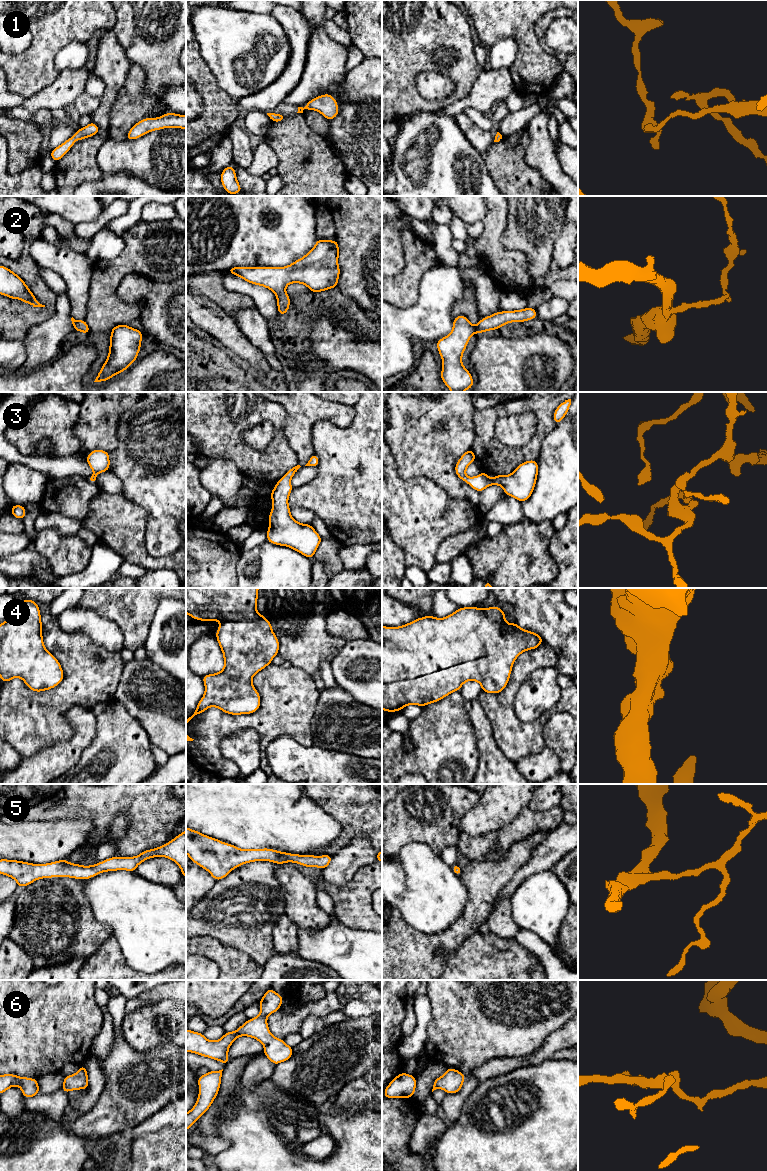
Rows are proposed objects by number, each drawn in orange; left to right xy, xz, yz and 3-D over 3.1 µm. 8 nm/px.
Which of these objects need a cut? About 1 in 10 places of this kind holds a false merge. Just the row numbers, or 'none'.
none

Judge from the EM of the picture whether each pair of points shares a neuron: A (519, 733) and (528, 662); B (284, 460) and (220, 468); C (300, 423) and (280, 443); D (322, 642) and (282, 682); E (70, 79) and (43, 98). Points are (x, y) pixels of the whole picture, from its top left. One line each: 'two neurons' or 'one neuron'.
A: one neuron
B: two neurons
C: two neurons
D: two neurons
E: one neuron

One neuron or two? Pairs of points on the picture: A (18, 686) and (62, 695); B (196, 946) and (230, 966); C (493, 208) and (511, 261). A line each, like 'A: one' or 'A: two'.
A: one
B: one
C: one

